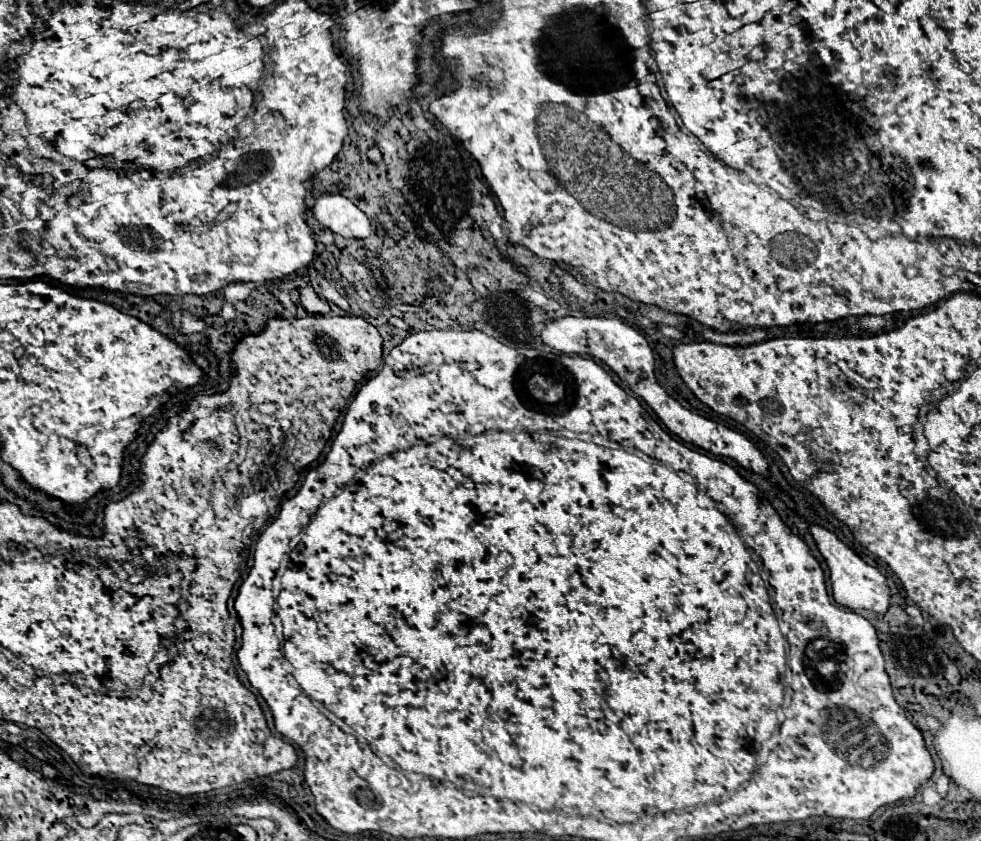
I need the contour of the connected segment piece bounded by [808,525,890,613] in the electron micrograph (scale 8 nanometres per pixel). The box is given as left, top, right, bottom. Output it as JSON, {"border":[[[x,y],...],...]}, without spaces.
{"border":[[[808,525],[808,529],[832,573],[830,583],[832,583],[832,597],[836,599],[836,603],[850,607],[850,609],[866,609],[866,611],[874,611],[874,613],[886,613],[890,607],[890,587],[886,585],[886,577],[876,567],[862,561],[832,531],[818,527],[818,525]]]}

